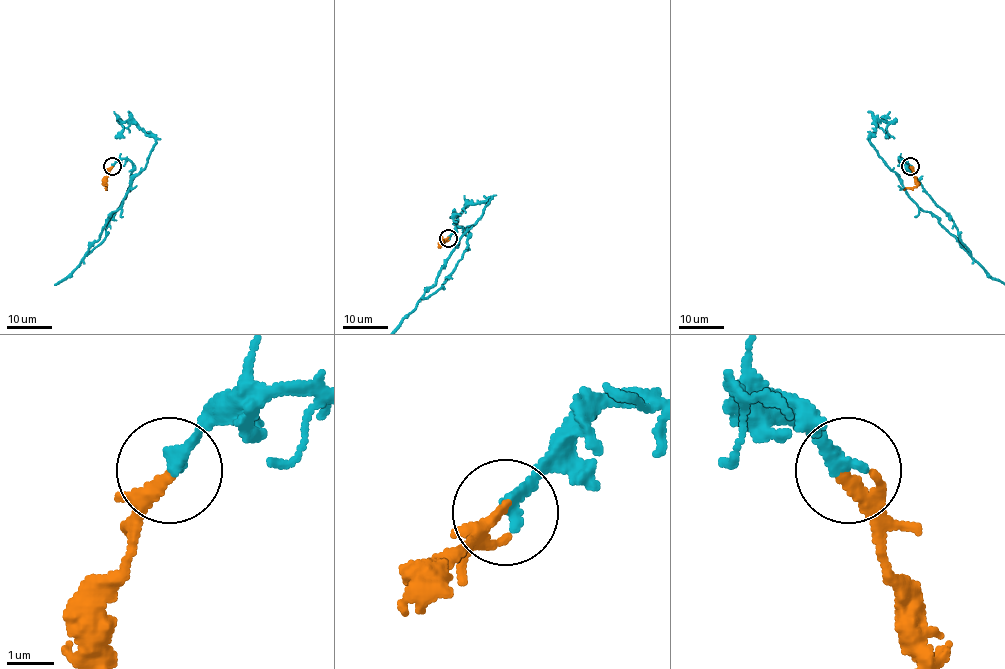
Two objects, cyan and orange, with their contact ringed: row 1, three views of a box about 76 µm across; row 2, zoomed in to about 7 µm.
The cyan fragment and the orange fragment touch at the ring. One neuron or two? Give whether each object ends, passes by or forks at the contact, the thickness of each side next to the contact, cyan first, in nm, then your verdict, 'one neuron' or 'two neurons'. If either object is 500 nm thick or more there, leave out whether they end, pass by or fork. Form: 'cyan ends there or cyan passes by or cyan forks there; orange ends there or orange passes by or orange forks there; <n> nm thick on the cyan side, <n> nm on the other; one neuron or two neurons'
cyan ends there; orange forks there; 300 nm thick on the cyan side, 150 nm on the other; one neuron

